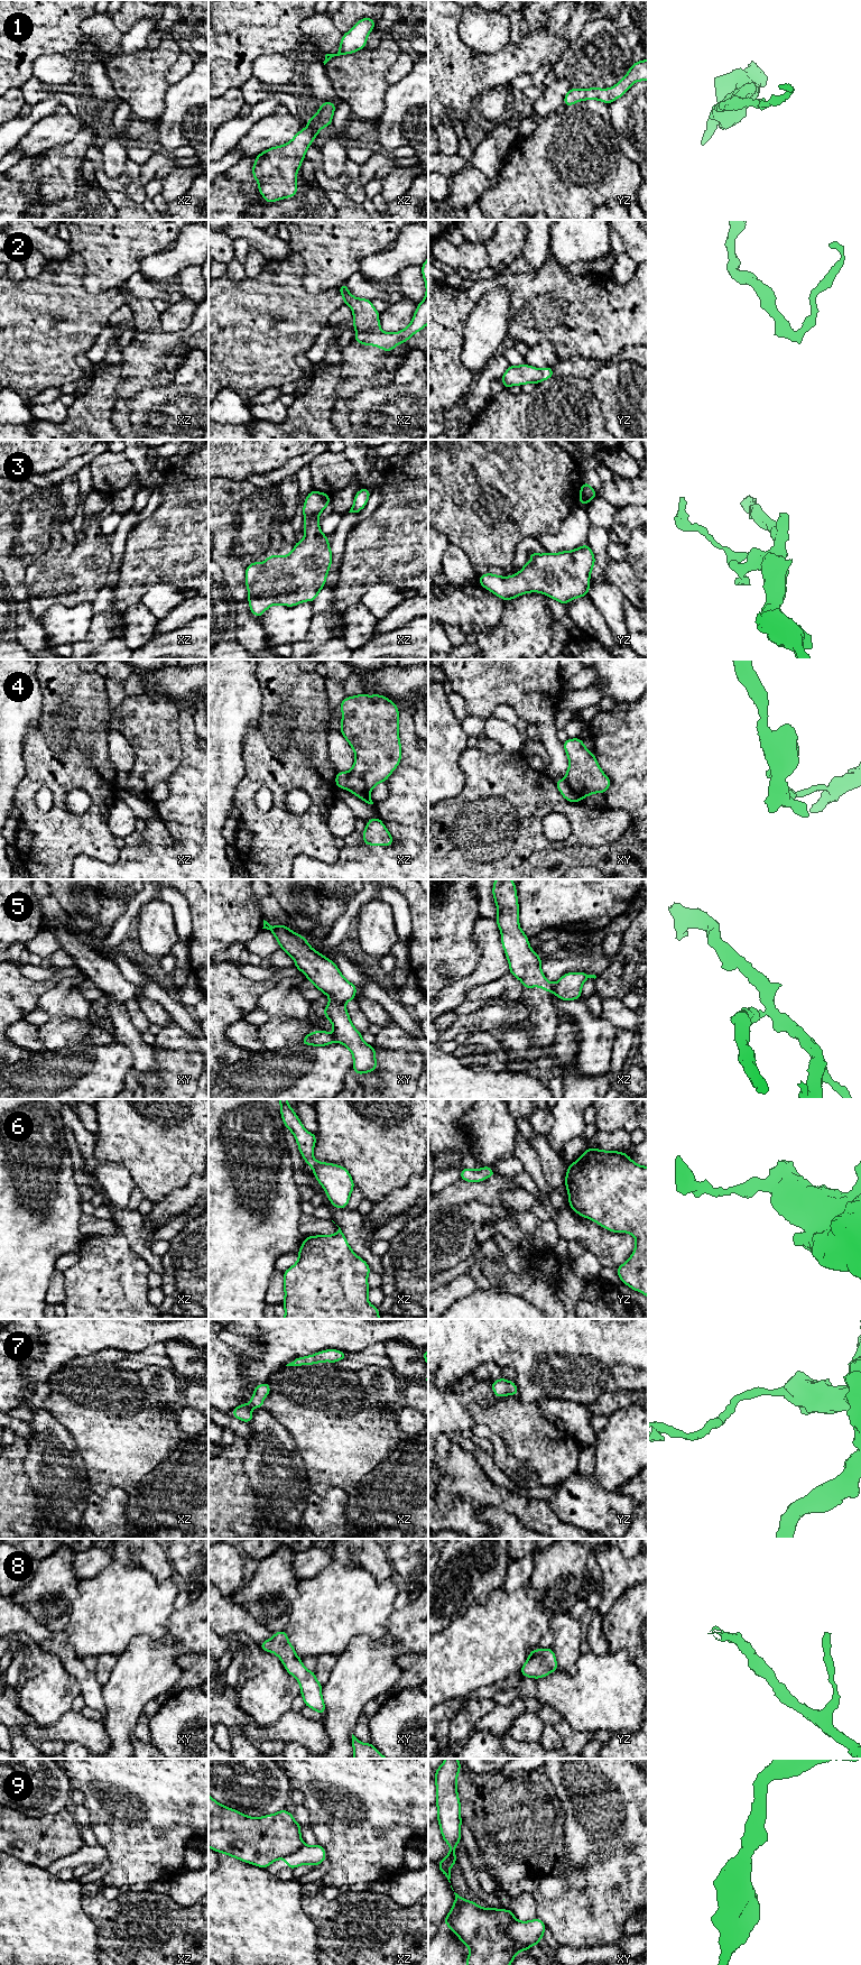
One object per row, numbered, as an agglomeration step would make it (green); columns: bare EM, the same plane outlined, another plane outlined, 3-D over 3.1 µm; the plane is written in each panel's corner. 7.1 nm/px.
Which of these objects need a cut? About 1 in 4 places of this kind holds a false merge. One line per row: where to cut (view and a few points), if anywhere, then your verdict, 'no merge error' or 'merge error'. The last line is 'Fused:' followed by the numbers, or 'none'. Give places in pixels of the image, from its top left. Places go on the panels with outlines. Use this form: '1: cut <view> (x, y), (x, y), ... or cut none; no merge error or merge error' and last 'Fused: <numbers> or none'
1: cut none; no merge error
2: cut none; no merge error
3: cut none; no merge error
4: cut xy (564, 780), (581, 799); merge error
5: cut xz (553, 984), (554, 992); merge error
6: cut none; no merge error
7: cut none; no merge error
8: cut none; no merge error
9: cut xy (515, 1918), (506, 1928), (506, 1933), (520, 1949); merge error
Fused: 4, 5, 9

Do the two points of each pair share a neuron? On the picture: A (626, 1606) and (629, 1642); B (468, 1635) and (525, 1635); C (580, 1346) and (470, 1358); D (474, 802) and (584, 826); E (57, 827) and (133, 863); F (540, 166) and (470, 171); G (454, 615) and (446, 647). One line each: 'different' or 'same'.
A: same
B: same
C: same
D: same
E: different
F: different
G: different

